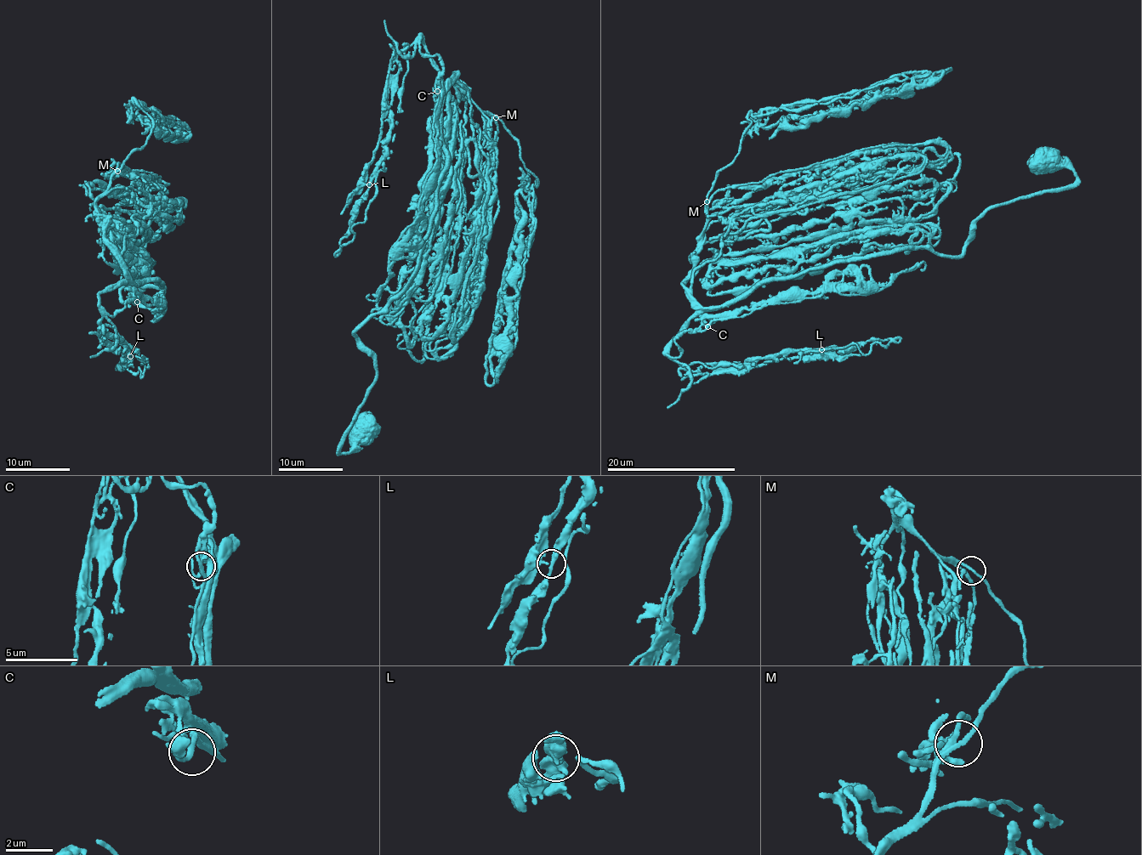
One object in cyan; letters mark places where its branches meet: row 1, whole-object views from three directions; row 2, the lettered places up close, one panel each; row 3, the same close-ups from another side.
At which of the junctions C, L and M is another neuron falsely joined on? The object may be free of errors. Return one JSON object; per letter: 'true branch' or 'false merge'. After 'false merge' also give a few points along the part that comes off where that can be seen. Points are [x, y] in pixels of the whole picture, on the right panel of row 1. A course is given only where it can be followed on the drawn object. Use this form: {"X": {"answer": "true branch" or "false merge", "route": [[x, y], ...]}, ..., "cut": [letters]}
{"C": {"answer": "true branch"}, "L": {"answer": "true branch"}, "M": {"answer": "true branch"}, "cut": []}

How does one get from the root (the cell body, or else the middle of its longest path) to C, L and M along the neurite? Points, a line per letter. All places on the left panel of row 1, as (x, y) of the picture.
C: (115, 230), (113, 257), (137, 268), (122, 301), (144, 285), (163, 286), (150, 277), (126, 281), (137, 302)
L: (115, 230), (113, 257), (137, 268), (122, 301), (163, 286), (123, 279), (99, 296), (99, 338), (130, 355)
M: (115, 230), (113, 257), (137, 268), (122, 301), (163, 286), (130, 281), (105, 243), (96, 196), (117, 171)

